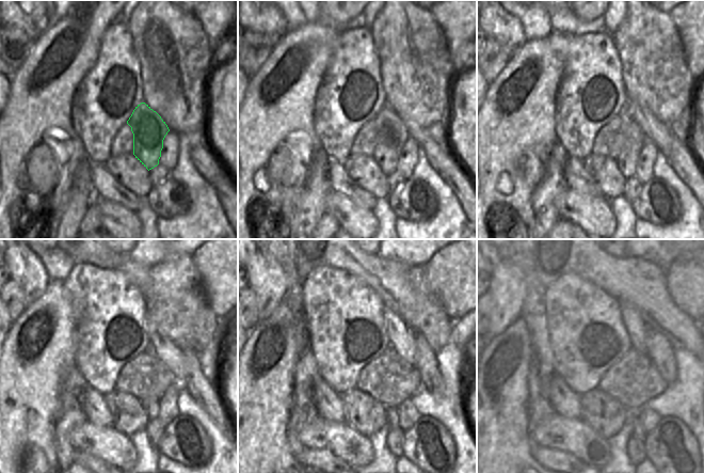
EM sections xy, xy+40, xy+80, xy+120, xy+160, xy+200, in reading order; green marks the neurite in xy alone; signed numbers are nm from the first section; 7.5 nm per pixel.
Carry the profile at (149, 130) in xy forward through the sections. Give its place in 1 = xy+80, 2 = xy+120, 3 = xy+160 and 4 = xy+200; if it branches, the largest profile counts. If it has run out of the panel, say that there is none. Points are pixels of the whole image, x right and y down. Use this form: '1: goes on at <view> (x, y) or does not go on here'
1: goes on at xy+80 (627, 159)
2: goes on at xy+120 (150, 405)
3: goes on at xy+160 (393, 419)
4: goes on at xy+200 (638, 431)

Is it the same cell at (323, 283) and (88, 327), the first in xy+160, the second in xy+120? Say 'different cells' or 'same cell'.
same cell

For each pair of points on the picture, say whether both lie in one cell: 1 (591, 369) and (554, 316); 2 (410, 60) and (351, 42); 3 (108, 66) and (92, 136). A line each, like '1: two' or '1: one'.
1: one
2: two
3: one

